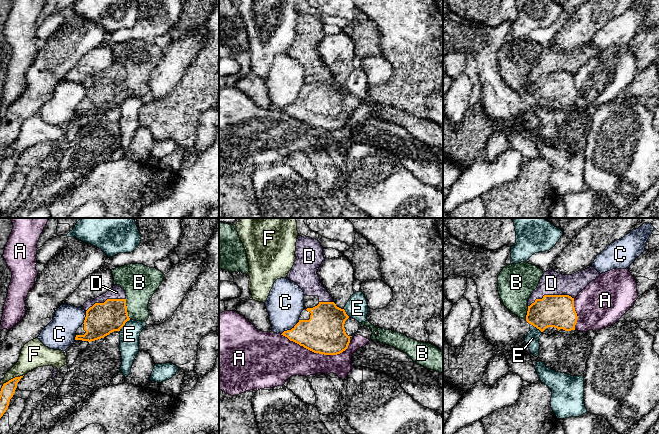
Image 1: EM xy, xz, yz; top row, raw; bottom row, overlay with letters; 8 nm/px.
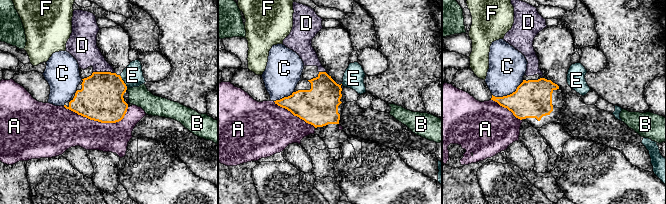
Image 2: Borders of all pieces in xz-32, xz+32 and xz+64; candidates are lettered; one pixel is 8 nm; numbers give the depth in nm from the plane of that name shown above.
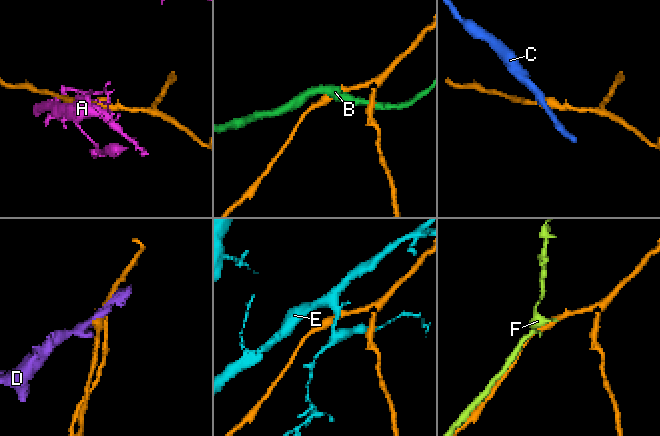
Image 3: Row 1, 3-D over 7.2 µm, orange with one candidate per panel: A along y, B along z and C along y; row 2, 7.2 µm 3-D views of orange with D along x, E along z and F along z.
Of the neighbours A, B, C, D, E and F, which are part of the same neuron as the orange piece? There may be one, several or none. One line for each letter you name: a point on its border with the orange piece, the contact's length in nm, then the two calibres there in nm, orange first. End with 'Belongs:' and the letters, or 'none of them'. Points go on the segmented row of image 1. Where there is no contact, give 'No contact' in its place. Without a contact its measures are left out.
Belongs: none of them

